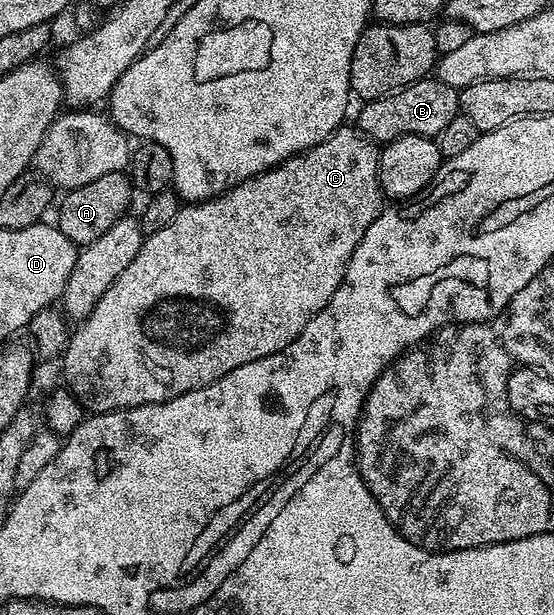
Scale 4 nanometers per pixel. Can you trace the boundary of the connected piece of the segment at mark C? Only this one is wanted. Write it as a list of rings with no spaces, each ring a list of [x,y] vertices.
[[[343,126],[337,128],[324,142],[288,158],[283,164],[261,172],[252,180],[240,182],[229,192],[213,196],[211,200],[190,202],[179,207],[176,218],[172,218],[172,222],[168,222],[164,230],[156,230],[156,234],[143,239],[140,254],[136,254],[124,274],[120,274],[120,278],[116,278],[116,282],[112,282],[112,286],[104,290],[104,298],[96,302],[96,310],[92,310],[92,314],[73,329],[60,356],[62,372],[66,375],[65,387],[70,389],[87,413],[119,412],[125,408],[159,404],[180,394],[188,394],[224,378],[224,374],[248,362],[256,362],[284,350],[284,346],[291,344],[300,330],[304,330],[304,326],[308,326],[308,322],[312,322],[312,318],[316,318],[316,314],[320,314],[320,310],[328,306],[332,294],[336,294],[346,278],[348,262],[356,246],[360,246],[360,238],[364,238],[368,226],[372,226],[374,219],[382,213],[384,197],[378,181],[378,153],[375,141],[363,136],[357,127]]]

